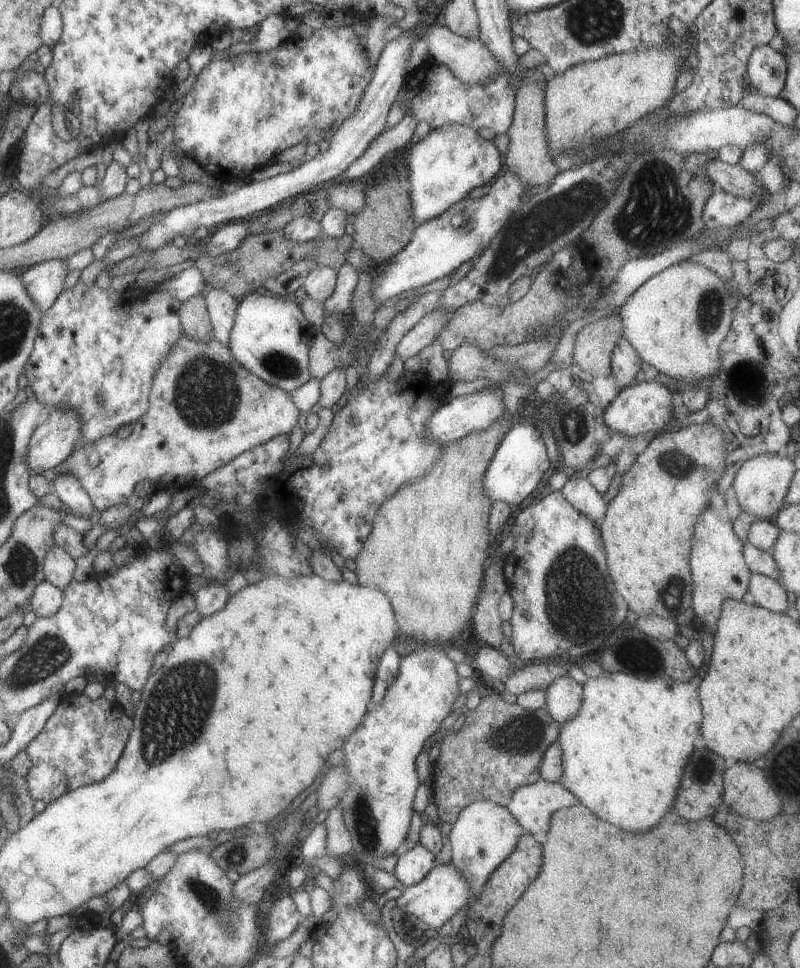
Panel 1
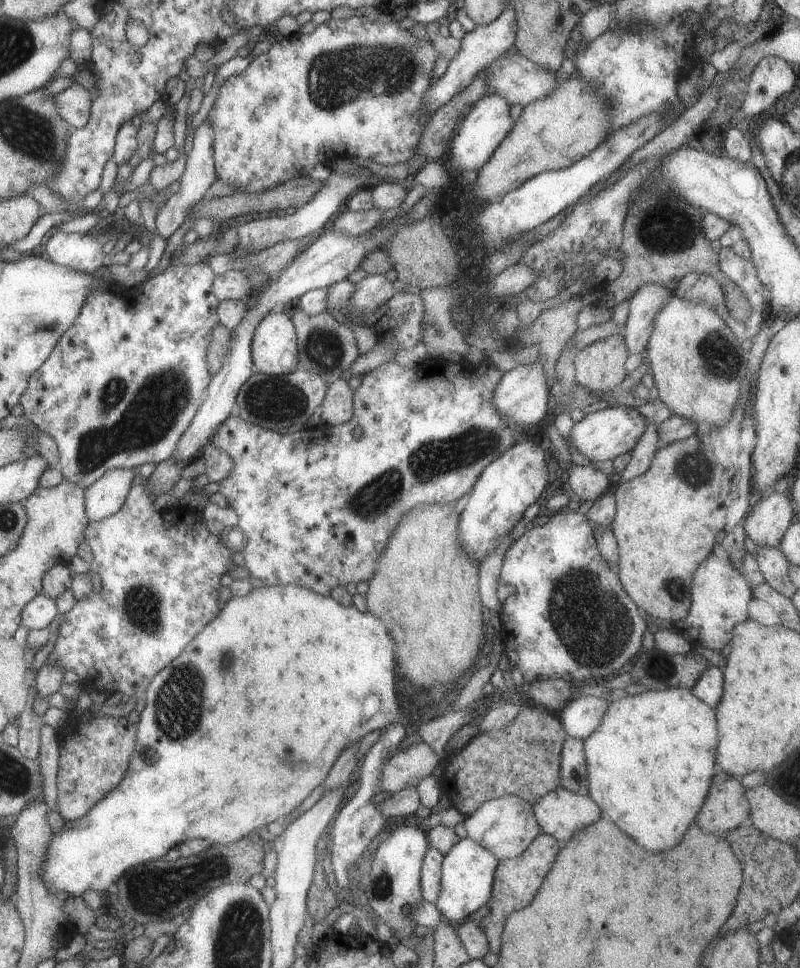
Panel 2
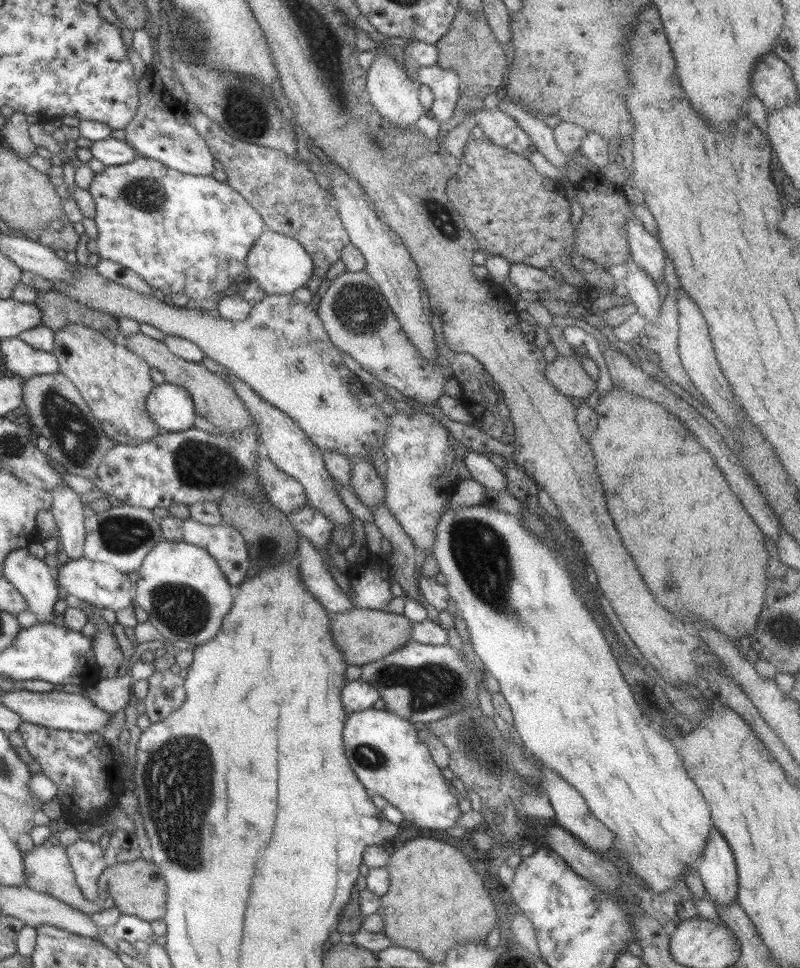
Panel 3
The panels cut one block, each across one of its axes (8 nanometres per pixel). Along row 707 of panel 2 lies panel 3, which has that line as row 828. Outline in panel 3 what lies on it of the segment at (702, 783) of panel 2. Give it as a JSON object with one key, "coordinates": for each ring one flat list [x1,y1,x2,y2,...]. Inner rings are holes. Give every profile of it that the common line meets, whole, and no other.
{"coordinates":[[478,504,477,506,458,507,454,510,452,510,452,507,446,506,446,510,439,517,436,529,436,541,434,541,432,552,429,555,436,558,439,572,446,577,444,586,448,590,451,600,456,602,460,612,462,612,469,629,473,649,488,671,499,682,501,693,511,708,514,726,526,749,542,765,546,765,546,767,558,773,560,777,566,779,566,782,582,794,592,814,614,833,613,845,616,850,626,854,627,862,624,864,630,874,638,876,641,883,647,884,648,888,652,888,656,893,676,888,679,879,686,880,684,878,685,869,692,867,692,863,696,859,700,859,700,855,704,851,704,845,706,845,706,839,710,835,710,827,714,827,710,806,706,799,702,798,702,792,696,788,694,780,688,778,684,762,678,754,677,743,658,732,644,718,640,707,636,704,630,685,626,683,626,679,620,671,620,665,618,665,618,661,616,661,616,657,610,649,610,643,608,643,602,627,596,623,592,611,584,605,585,601,577,594,575,584,572,583,572,577,570,577,570,573,566,572,566,565,552,553,552,549,548,547,548,543,542,537,531,532,523,524,520,517,509,514,509,512,499,511,494,506,487,509,481,508]]}

